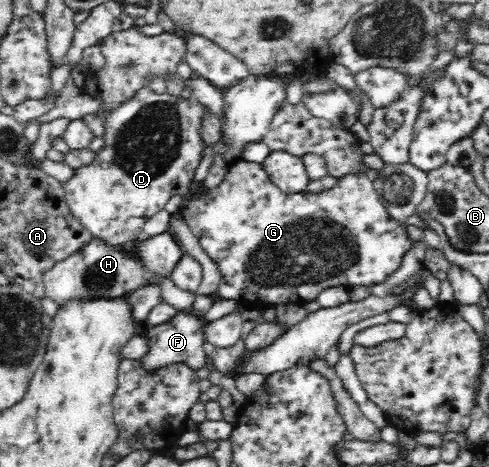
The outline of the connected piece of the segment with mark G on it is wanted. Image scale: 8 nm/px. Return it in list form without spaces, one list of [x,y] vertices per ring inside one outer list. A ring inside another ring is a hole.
[[[364,154],[360,160],[360,167],[357,171],[349,171],[348,174],[344,174],[342,178],[333,186],[330,190],[322,190],[319,193],[294,193],[288,194],[283,190],[280,190],[278,186],[268,176],[266,170],[264,170],[263,163],[240,161],[235,165],[232,165],[224,180],[212,188],[209,192],[206,192],[204,196],[198,196],[197,189],[201,186],[201,182],[194,184],[191,193],[188,194],[182,203],[182,210],[179,215],[184,217],[186,224],[190,227],[192,234],[196,236],[198,242],[204,252],[216,263],[216,266],[221,272],[221,282],[219,288],[215,294],[216,298],[224,300],[236,300],[238,304],[243,306],[252,307],[264,307],[264,306],[276,306],[284,305],[291,302],[296,303],[310,303],[317,299],[320,292],[325,289],[333,287],[344,287],[350,289],[354,286],[370,286],[375,284],[382,284],[384,280],[392,276],[398,266],[402,264],[402,258],[406,256],[406,252],[414,246],[414,241],[408,237],[406,228],[401,226],[395,218],[391,217],[391,214],[384,208],[383,203],[378,198],[378,193],[374,189],[373,183],[370,178],[366,176],[366,171],[370,168],[379,169],[384,164],[383,160],[376,154]]]

